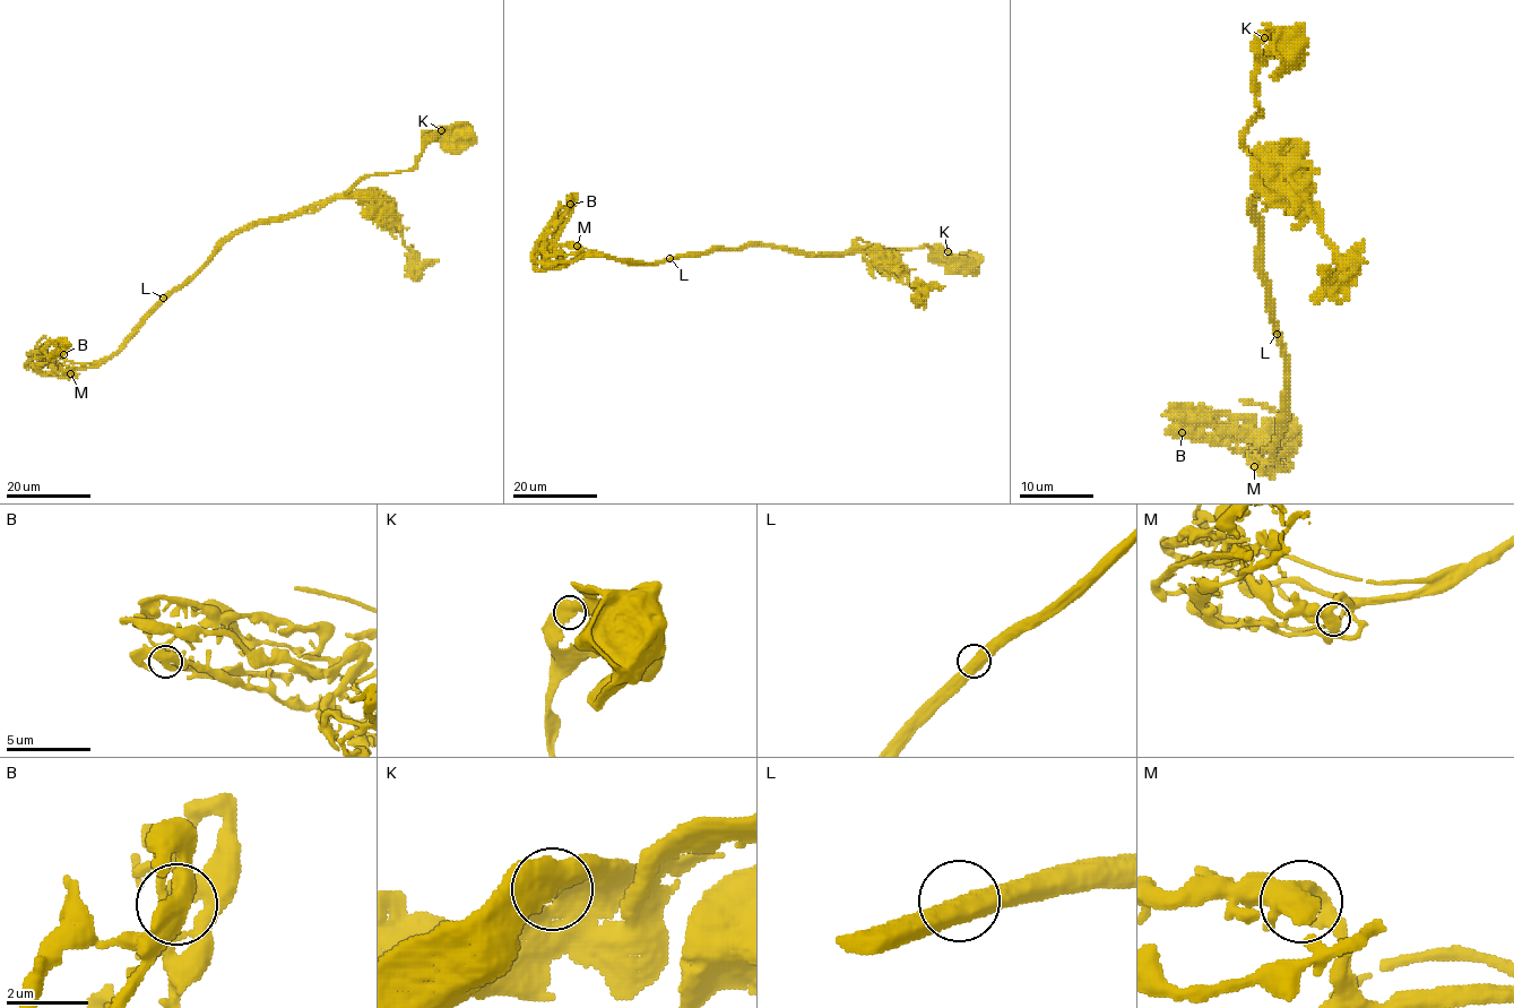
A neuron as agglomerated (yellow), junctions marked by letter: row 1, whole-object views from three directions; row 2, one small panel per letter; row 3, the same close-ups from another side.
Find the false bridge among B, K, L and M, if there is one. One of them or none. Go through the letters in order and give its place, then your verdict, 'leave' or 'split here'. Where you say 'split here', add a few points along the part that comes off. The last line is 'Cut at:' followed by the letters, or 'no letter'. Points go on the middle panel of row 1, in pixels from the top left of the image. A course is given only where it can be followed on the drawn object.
B: (570, 204) | leave
K: (948, 251) | leave
L: (669, 258) | split here | (669, 258), (750, 243), (809, 253), (877, 252), (907, 273), (907, 282), (920, 295), (926, 287), (944, 286)
M: (577, 246) | leave
Cut at: L

